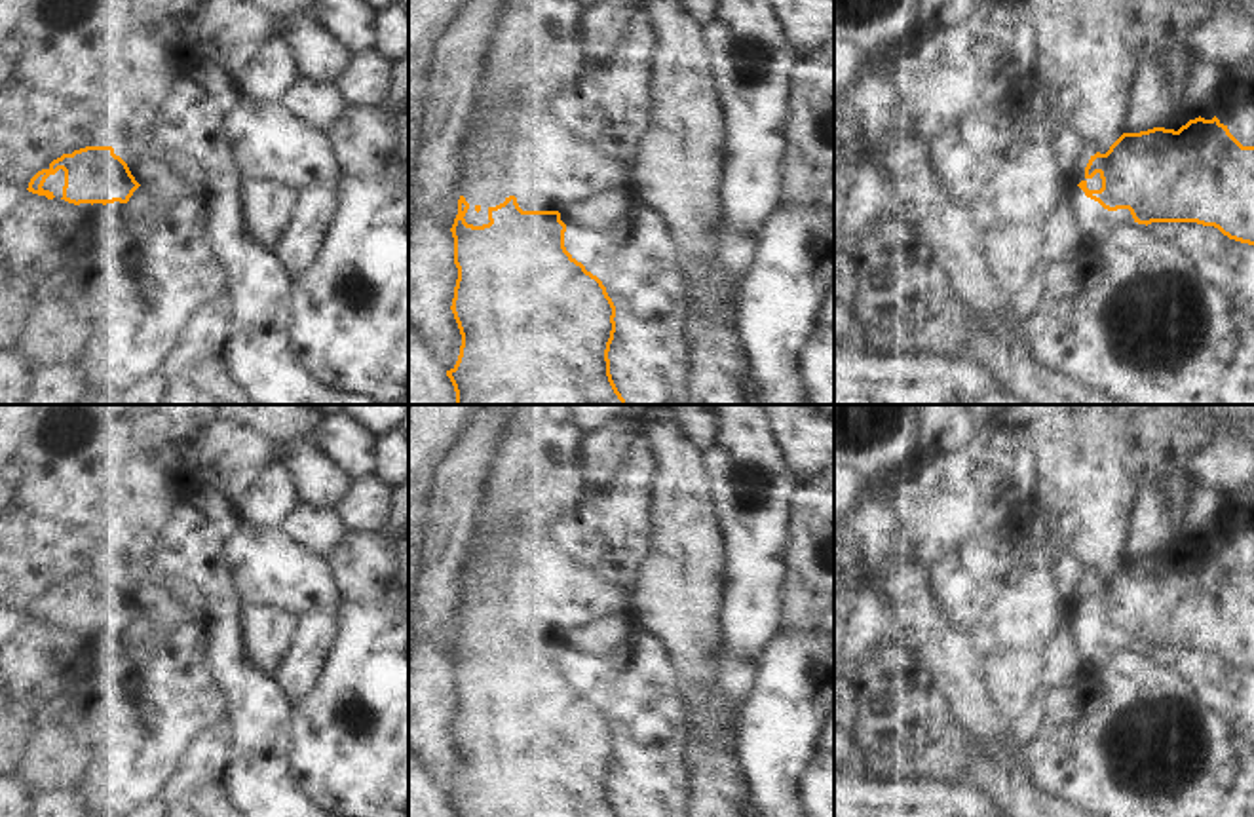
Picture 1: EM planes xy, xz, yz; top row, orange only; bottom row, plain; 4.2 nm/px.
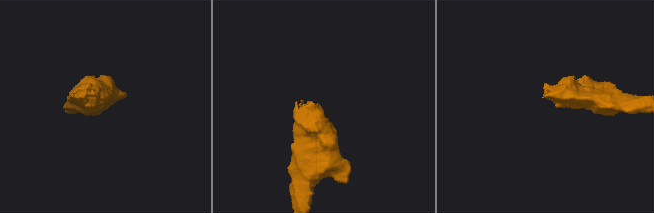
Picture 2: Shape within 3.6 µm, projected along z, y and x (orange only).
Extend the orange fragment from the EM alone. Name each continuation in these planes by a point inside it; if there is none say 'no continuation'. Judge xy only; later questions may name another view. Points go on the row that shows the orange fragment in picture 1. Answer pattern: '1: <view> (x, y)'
1: xy (54, 183).

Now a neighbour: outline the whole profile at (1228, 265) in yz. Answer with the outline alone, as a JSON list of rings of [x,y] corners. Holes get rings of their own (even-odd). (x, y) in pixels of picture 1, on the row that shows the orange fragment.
[[[1151,222],[1148,230],[1182,251],[1205,281],[1254,319],[1254,245],[1197,222]]]

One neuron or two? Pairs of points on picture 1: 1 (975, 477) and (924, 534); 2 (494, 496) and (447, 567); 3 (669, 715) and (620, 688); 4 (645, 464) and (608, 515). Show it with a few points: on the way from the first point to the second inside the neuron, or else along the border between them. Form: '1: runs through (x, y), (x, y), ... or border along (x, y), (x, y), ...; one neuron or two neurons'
1: runs through (964, 491), (935, 521); one neuron
2: border along (491, 462), (479, 508); two neurons
3: runs through (658, 715), (631, 700); one neuron
4: runs through (639, 477), (635, 489), (622, 502); one neuron

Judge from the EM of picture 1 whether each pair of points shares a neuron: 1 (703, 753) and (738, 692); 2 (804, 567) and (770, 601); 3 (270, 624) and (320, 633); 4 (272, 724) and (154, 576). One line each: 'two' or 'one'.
1: one
2: two
3: two
4: one

